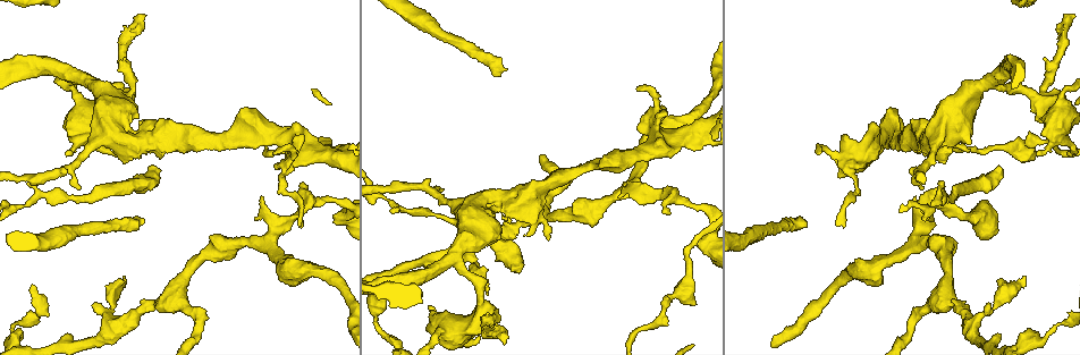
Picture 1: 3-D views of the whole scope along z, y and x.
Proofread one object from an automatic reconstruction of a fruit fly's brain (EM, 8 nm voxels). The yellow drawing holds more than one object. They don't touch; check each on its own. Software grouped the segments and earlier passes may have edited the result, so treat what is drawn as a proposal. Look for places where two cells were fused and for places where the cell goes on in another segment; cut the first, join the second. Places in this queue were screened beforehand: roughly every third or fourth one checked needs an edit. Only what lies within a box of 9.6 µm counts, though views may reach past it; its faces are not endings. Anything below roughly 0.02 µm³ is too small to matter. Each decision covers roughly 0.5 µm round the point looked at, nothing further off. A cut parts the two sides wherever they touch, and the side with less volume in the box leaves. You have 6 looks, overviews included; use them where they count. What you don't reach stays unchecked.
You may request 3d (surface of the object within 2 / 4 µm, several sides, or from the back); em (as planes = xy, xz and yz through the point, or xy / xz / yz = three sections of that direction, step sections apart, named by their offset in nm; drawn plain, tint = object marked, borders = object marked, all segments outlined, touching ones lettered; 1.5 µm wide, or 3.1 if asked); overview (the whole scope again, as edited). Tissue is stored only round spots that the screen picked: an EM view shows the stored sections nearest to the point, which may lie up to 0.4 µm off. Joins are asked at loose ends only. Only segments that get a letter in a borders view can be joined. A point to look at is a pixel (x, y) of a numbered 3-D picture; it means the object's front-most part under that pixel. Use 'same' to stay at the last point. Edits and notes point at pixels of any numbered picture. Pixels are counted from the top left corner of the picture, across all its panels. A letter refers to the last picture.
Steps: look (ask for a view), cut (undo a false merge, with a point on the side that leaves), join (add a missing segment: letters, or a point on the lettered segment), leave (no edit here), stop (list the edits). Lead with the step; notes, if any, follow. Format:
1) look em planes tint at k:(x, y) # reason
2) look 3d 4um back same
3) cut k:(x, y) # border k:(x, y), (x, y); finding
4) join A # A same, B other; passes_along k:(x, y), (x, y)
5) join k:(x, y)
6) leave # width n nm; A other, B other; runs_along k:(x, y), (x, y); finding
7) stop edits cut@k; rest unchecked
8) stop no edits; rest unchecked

look 3d 4um at 1:(999, 167) # stops while still wide

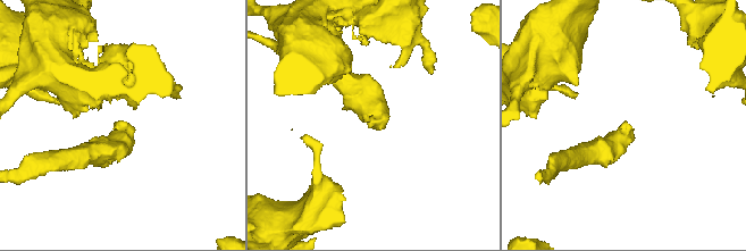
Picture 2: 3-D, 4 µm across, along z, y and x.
look em planes borders at 2:(624, 123)

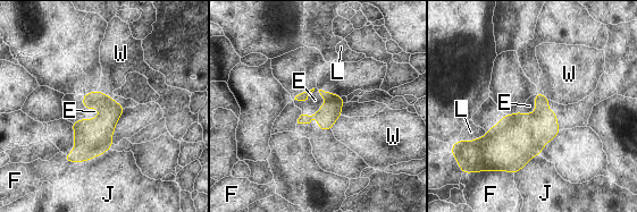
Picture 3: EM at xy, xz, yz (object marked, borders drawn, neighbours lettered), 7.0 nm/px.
join E # E same, F other, J other, L other, W other; the cell continues

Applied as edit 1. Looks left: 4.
look 3d 2um at 1:(67, 199) # a narrow waist

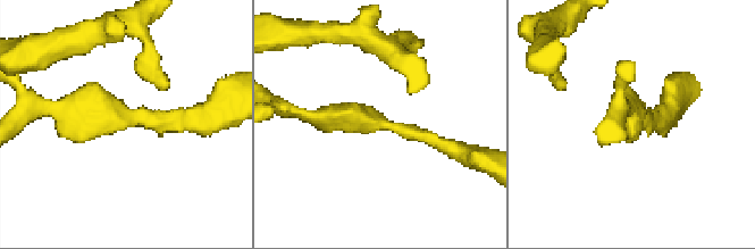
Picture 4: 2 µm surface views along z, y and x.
look em planes tint at 4:(133, 121)

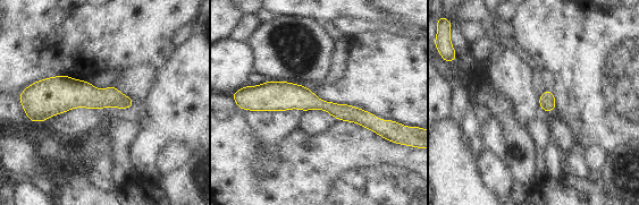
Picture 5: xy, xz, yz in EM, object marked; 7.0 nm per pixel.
look em planes borders same

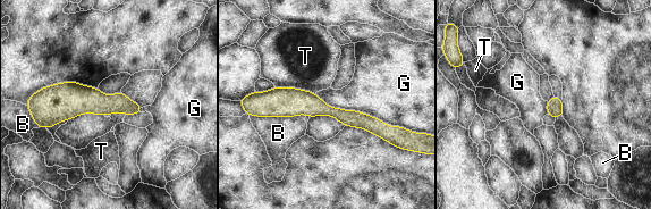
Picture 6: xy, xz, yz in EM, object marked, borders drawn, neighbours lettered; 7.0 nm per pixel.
leave # B other, G other, T other; border 6:(314, 93), (334, 107), (403, 127); continuous, no second cell

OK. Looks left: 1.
stop edits join@3; rest unchecked

